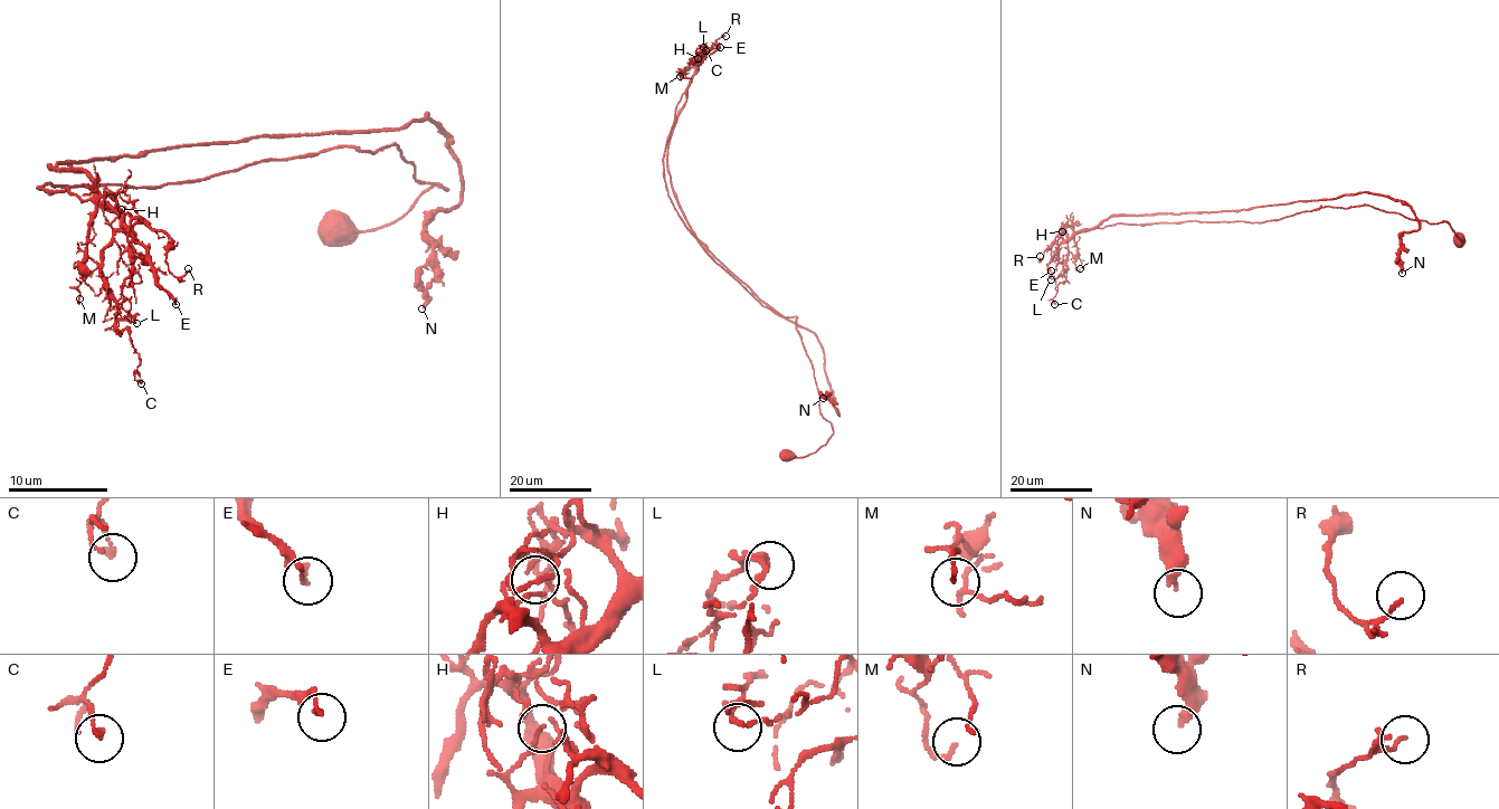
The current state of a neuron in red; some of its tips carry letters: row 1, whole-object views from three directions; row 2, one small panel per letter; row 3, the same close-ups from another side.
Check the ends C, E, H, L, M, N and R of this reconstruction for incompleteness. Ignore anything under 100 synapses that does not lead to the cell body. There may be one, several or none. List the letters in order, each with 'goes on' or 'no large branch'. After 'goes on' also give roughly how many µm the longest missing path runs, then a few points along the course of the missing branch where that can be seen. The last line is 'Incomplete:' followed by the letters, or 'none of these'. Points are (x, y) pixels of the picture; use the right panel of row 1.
C: no large branch
E: no large branch
H: no large branch
L: no large branch
M: no large branch
N: no large branch
R: no large branch
Incomplete: none of these

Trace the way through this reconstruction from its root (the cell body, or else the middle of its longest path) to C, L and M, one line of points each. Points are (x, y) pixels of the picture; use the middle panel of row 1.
C: (785, 453), (814, 453), (833, 434), (796, 317), (714, 260), (664, 177), (689, 64), (705, 50)
L: (785, 453), (814, 453), (833, 434), (796, 317), (714, 260), (664, 177), (703, 47)
M: (785, 453), (814, 453), (833, 426), (796, 317), (727, 272), (669, 194), (663, 154), (695, 68), (680, 76)

